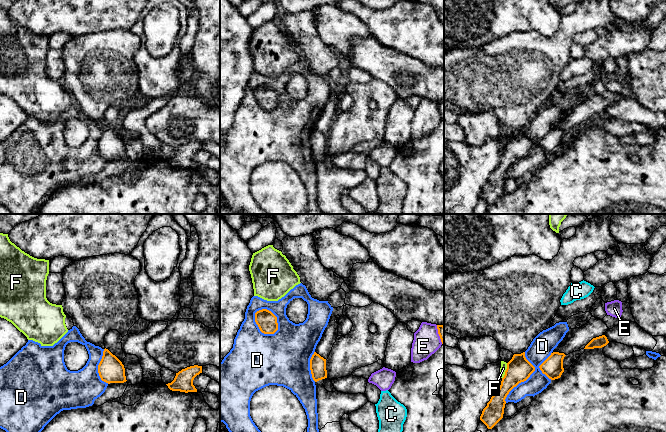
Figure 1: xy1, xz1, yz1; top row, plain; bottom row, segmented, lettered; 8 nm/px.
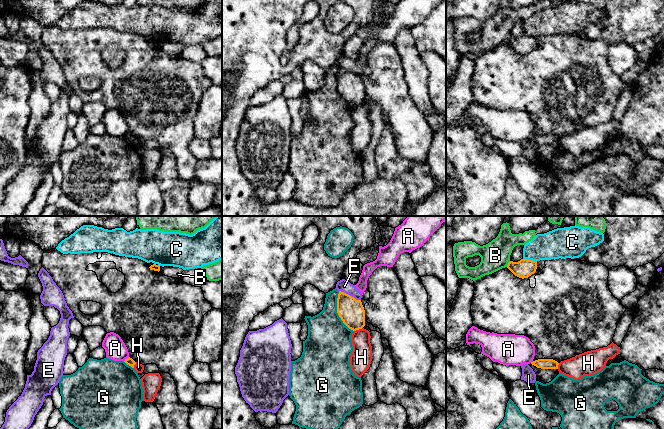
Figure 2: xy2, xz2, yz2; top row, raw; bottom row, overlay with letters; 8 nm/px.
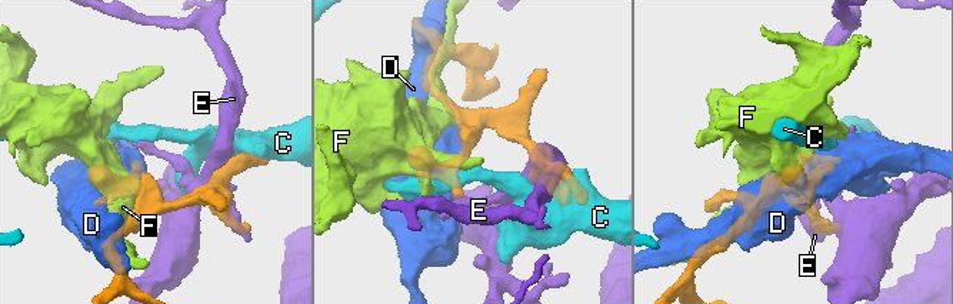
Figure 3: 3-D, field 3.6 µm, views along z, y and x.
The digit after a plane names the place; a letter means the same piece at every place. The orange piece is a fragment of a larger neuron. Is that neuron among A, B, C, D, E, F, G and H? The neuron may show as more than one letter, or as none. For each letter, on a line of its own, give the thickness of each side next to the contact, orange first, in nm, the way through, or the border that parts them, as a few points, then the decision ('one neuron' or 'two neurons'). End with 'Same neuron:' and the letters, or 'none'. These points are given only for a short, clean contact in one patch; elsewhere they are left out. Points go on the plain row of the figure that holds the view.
A: 70 nm thick on the orange side, 170 nm on the other; border along xy2 (128, 132), (124, 137); two neurons
B: 150 nm thick on the orange side, 240 nm on the other; border along yz2 (510, 37), (506, 42); two neurons
C: 150 nm thick on the orange side, 240 nm on the other; border along yz2 (523, 33), (536, 38); two neurons
D: 160 nm thick on the orange side, 400 nm on the other; two neurons
E: 200 nm thick on the orange side, 100 nm on the other; two neurons
F: 200 nm thick on the orange side, 50 nm on the other; two neurons
G: 200 nm thick on the orange side, 360 nm on the other; border along xz2 (338, 67), (337, 90), (353, 107); two neurons
H: 200 nm thick on the orange side, 170 nm on the other; border along xz2 (362, 103), (354, 107); two neurons
Same neuron: none

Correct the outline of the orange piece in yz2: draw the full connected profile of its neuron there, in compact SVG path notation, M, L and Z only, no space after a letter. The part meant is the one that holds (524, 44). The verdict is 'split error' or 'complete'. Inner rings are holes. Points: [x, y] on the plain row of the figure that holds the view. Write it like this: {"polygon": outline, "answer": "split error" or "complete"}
{"polygon": "M521 35L518 38L510 37L507 44L519 54L528 54L536 48L537 38L527 35Z", "answer": "complete"}

